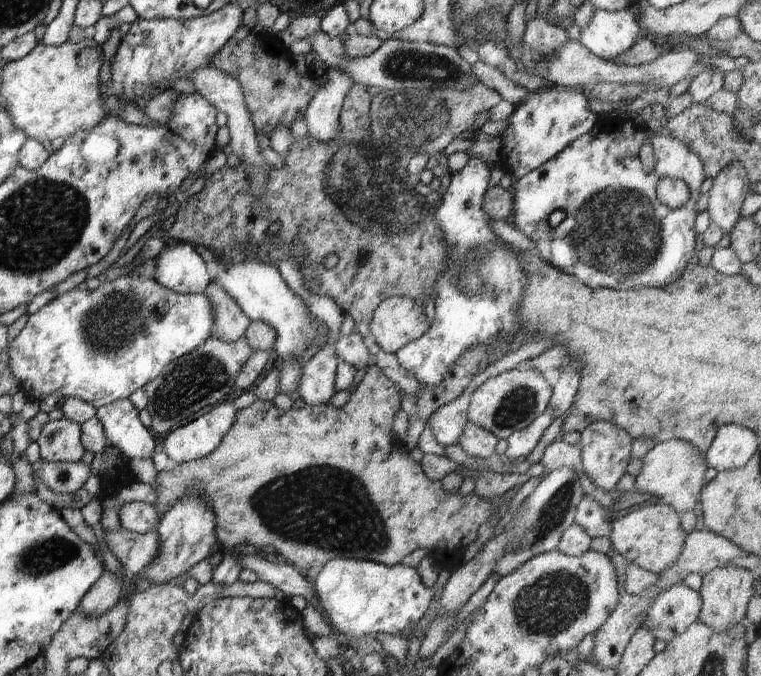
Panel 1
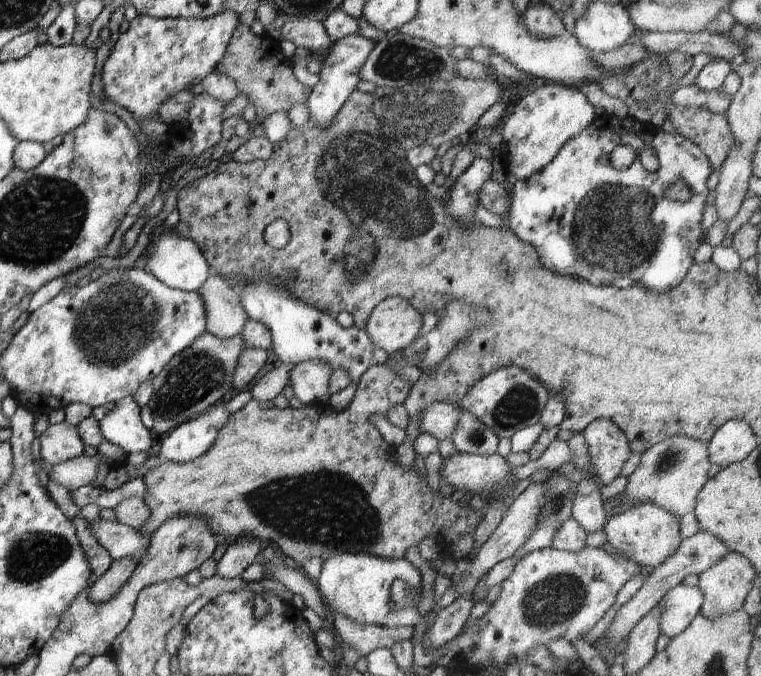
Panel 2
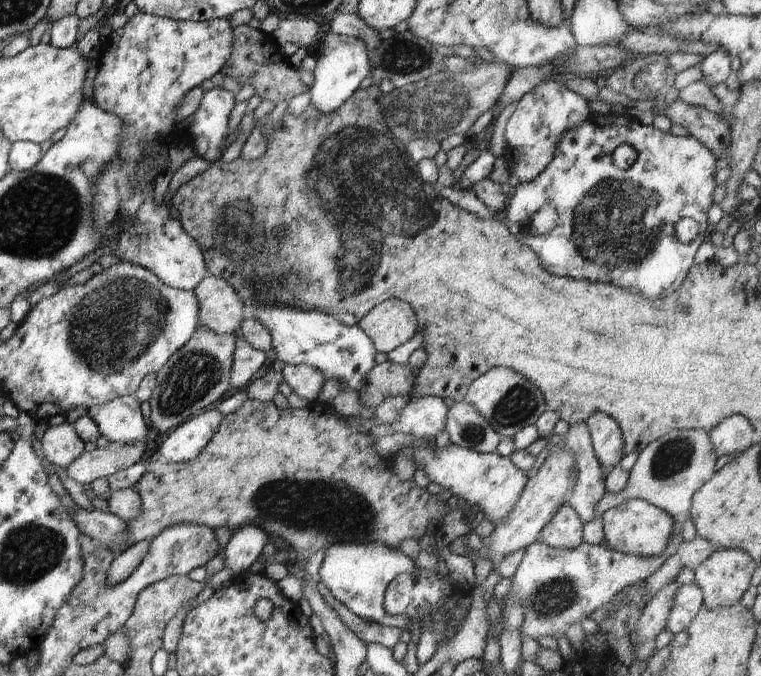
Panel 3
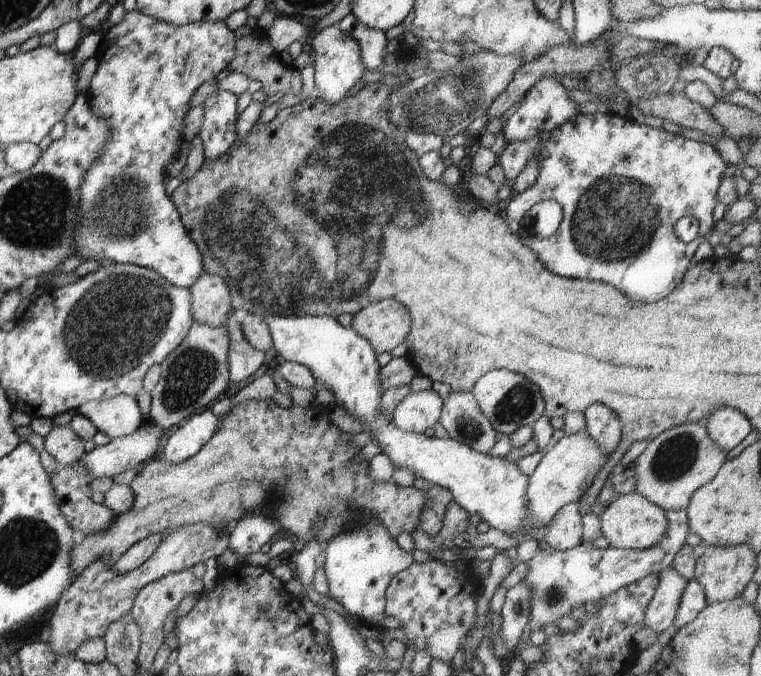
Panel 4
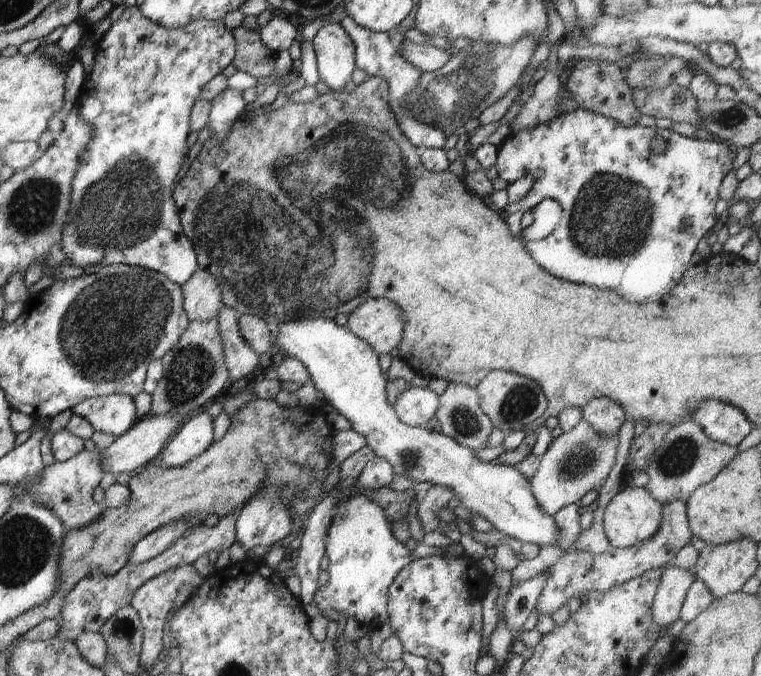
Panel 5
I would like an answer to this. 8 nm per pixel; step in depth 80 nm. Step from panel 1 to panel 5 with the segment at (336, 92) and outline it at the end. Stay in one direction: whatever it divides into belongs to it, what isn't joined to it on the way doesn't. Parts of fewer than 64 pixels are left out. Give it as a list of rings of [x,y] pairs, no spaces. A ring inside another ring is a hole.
[[[340,22],[322,26],[313,38],[313,48],[319,77],[330,91],[344,89],[357,66],[354,43]]]

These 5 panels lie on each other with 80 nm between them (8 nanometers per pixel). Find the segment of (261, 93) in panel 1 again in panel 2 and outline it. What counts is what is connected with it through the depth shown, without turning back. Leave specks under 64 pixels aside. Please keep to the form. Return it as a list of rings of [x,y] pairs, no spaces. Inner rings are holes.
[[[242,23],[236,25],[216,70],[233,79],[239,92],[248,95],[249,102],[256,107],[258,124],[262,124],[266,117],[277,110],[288,112],[292,104],[304,102],[311,92],[311,88],[300,83],[292,73],[290,58],[280,50],[280,39],[268,32],[256,35],[250,31],[249,26]]]

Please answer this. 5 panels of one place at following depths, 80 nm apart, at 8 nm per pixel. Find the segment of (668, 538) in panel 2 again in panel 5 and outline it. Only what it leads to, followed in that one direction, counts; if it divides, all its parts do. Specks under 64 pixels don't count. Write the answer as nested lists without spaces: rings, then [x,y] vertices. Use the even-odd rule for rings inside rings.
[[[628,487],[618,491],[610,500],[603,515],[604,532],[609,544],[617,549],[627,549],[653,537],[662,520],[662,505],[646,490],[646,487]]]

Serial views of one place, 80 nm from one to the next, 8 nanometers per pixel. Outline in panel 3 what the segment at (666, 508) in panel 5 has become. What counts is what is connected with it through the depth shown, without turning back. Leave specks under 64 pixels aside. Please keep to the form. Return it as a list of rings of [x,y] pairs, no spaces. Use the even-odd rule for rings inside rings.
[[[673,518],[673,520],[671,541],[664,548],[662,554],[653,557],[623,553],[601,544],[591,545],[584,542],[572,550],[553,549],[542,542],[529,544],[524,558],[513,575],[514,580],[512,580],[511,588],[507,594],[515,594],[520,599],[524,609],[525,619],[521,626],[521,638],[528,636],[528,638],[538,640],[540,636],[555,636],[555,634],[564,636],[570,624],[581,622],[586,616],[599,619],[601,612],[608,606],[608,602],[610,602],[612,597],[615,597],[623,588],[629,587],[634,583],[644,583],[684,542],[681,535],[684,518]]]

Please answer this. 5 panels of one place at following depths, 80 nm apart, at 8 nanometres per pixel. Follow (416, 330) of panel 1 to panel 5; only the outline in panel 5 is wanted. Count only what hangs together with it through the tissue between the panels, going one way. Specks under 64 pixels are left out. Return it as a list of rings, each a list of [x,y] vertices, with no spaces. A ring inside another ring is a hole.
[[[368,299],[349,314],[346,328],[367,342],[377,355],[386,355],[403,340],[404,325],[403,310],[395,302]]]

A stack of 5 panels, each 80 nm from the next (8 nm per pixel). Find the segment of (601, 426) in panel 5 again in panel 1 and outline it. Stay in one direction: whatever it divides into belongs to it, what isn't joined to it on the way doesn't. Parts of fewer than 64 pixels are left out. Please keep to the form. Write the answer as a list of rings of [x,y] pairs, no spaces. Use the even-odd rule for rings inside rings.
[[[592,421],[582,432],[579,442],[583,478],[588,478],[598,488],[609,492],[626,473],[626,466],[631,460],[633,438],[623,428],[608,421]]]

